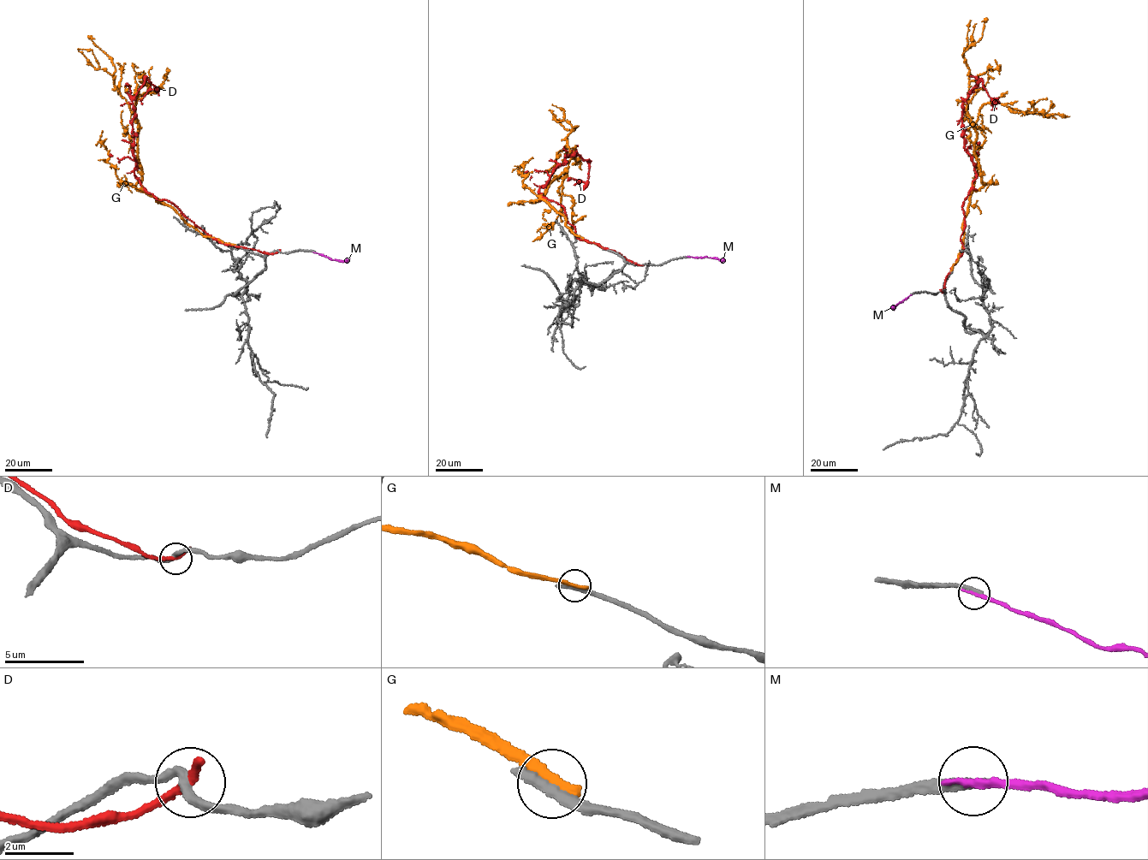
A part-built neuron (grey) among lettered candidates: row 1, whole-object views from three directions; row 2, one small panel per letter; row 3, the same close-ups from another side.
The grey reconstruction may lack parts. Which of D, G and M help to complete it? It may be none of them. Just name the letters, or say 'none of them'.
none of them

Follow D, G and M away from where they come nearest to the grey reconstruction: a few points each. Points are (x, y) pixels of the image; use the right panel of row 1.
D: (942, 291), (964, 249), (962, 204), (976, 175), (965, 149), (963, 103), (981, 81), (994, 98), (991, 109)
G: (951, 270), (970, 197), (984, 184), (962, 56), (981, 38), (981, 21)
M: (912, 294), (894, 307)

